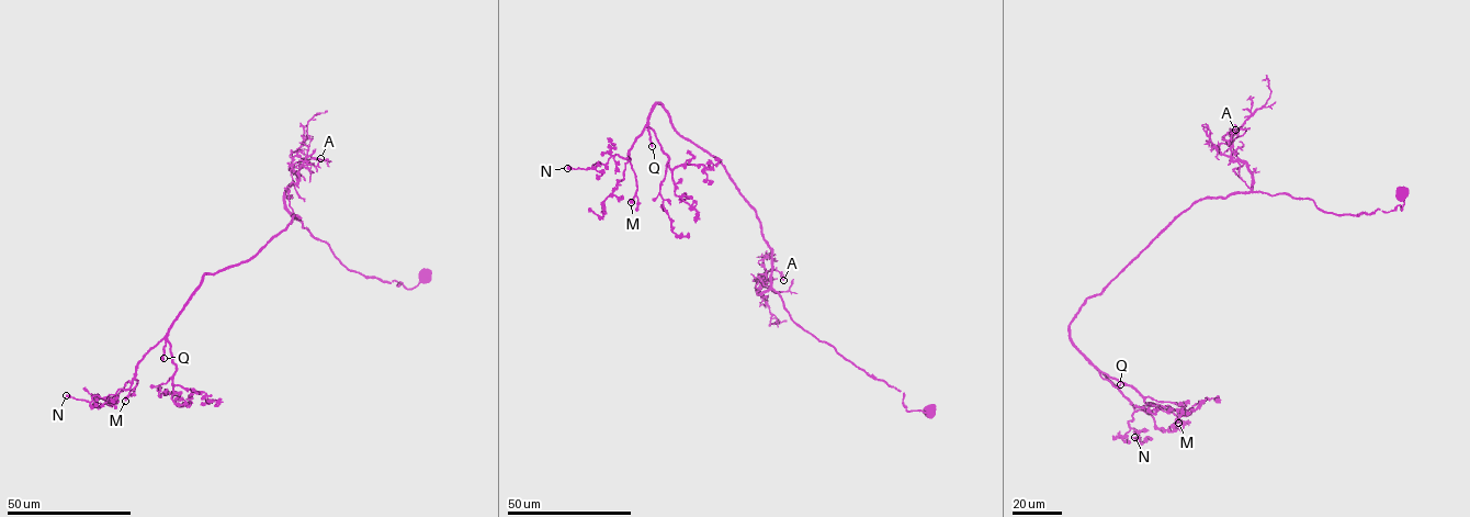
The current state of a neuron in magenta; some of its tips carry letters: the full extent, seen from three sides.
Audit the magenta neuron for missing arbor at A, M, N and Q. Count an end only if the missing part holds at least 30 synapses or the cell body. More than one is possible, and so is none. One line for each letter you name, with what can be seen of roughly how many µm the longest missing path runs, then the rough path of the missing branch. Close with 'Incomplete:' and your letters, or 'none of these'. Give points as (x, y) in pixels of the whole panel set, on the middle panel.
Q: about 80 µm are missing; missing branch runs (652, 146), (653, 178), (643, 200), (644, 220), (628, 247), (633, 272), (639, 273), (654, 263), (651, 270)
Incomplete: Q

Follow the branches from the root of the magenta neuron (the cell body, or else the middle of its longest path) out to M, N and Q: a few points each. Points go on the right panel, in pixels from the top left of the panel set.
M: (1400, 192), (1401, 210), (1338, 215), (1286, 193), (1202, 198), (1086, 300), (1077, 348), (1178, 423)
N: (1400, 192), (1401, 210), (1367, 214), (1259, 191), (1179, 213), (1070, 325), (1133, 406), (1134, 437)
Q: (1400, 192), (1401, 210), (1353, 215), (1286, 193), (1195, 202), (1070, 325), (1101, 375), (1120, 384)

